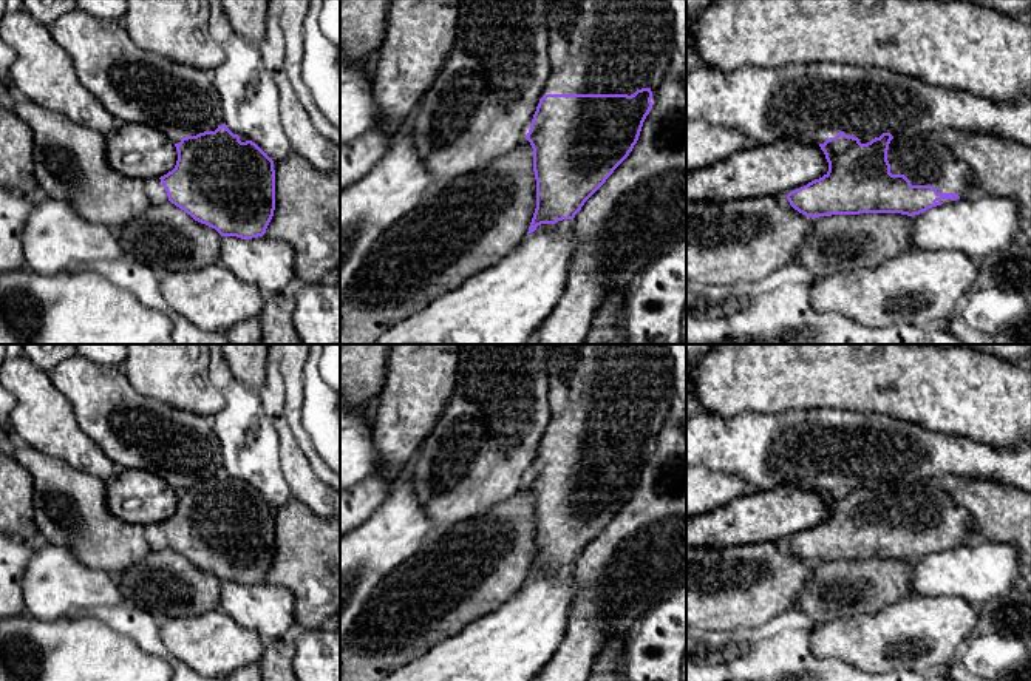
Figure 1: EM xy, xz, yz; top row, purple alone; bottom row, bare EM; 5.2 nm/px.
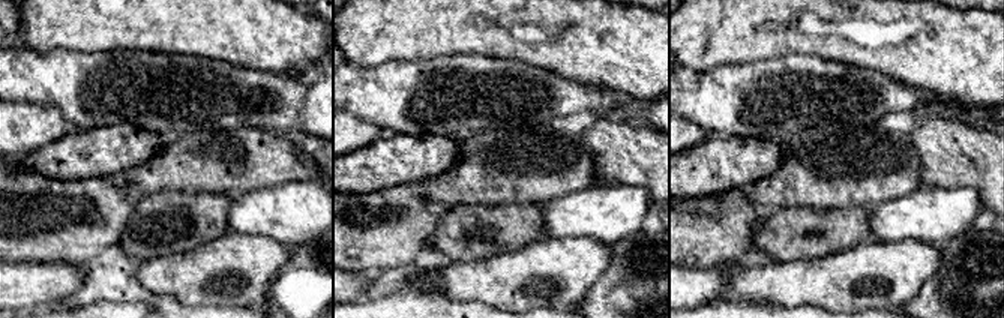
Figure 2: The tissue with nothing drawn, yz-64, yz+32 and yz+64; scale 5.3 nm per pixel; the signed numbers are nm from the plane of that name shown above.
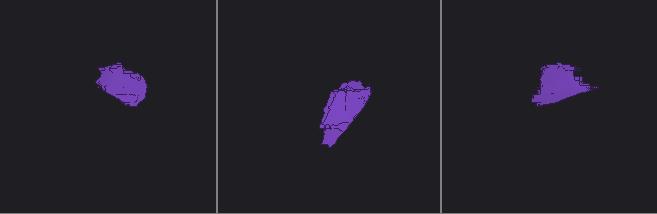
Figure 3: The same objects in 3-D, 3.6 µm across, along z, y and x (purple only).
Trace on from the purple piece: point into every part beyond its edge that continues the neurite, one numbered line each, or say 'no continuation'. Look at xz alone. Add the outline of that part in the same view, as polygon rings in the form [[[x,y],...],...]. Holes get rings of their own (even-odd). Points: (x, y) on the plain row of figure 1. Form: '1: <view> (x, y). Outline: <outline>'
1: xz (615, 391). Outline: [[[580,344],[569,378],[566,409],[547,425],[546,440],[634,440],[649,434],[651,448],[674,403],[672,358],[666,344]]]

